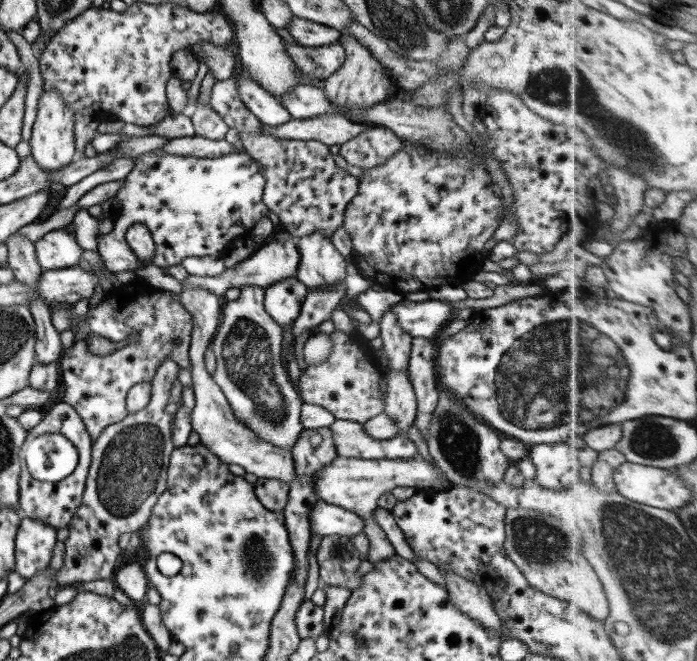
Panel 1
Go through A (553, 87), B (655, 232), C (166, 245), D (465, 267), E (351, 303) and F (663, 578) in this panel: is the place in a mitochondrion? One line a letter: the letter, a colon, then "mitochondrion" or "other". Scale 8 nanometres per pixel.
A: mitochondrion
B: other
C: other
D: other
E: other
F: mitochondrion

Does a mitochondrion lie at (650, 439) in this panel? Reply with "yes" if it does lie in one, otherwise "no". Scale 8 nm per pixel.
yes

